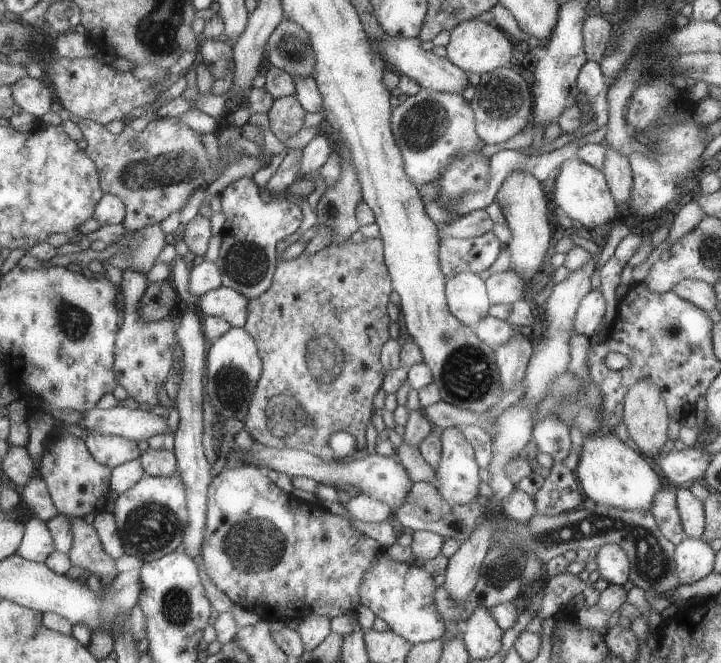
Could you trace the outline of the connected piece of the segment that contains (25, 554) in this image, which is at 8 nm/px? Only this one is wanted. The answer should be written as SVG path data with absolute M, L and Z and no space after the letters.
M30 518L23 527L23 538L16 550L16 554L25 560L43 564L45 558L54 551L54 544L49 530L44 522Z

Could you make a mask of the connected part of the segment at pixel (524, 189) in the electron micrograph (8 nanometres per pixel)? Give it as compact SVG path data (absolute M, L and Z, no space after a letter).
M513 170L507 178L503 178L494 198L511 233L511 240L506 246L508 254L510 254L512 271L517 272L517 276L521 276L525 290L527 290L527 282L542 270L543 262L546 261L547 252L551 246L547 197L541 189L540 182L534 176Z

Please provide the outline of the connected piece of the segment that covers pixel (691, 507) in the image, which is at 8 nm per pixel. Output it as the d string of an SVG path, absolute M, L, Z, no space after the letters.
M688 488L675 491L676 506L682 529L687 537L700 539L704 531L705 520L702 502L697 500Z

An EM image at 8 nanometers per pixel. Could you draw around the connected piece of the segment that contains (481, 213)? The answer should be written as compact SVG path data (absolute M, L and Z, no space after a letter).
M477 209L461 215L459 220L453 220L449 224L445 223L438 236L445 236L445 238L447 236L453 236L453 238L476 237L491 231L493 224L494 222L485 209Z

